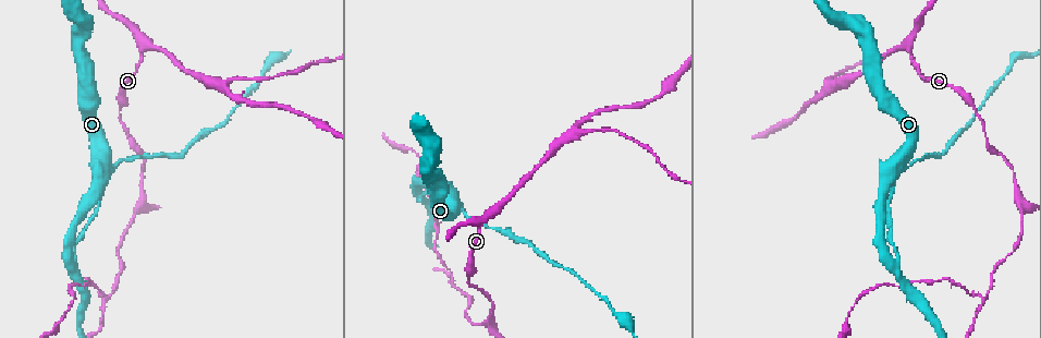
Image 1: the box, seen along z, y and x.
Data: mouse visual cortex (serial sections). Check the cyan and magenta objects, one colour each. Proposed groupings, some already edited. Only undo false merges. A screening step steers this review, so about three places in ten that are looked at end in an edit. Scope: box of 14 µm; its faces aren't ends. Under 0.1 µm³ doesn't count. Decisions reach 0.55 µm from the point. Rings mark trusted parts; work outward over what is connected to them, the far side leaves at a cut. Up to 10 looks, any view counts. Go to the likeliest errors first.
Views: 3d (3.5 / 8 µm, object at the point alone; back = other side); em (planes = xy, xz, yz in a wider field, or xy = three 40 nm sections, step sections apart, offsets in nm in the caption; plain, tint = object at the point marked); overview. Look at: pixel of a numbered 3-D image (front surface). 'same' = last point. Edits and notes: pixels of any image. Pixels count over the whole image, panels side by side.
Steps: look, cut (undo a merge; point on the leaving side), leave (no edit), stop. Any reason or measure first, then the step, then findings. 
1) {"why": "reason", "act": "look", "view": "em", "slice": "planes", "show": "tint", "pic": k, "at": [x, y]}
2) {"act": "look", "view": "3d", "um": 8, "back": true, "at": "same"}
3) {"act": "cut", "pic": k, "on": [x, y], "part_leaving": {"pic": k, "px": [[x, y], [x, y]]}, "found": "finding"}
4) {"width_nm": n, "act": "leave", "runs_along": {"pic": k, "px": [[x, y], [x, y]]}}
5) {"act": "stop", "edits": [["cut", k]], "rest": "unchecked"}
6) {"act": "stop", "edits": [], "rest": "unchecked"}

{"act": "look", "view": "3d", "um": 3.5, "pic": 1, "at": [491, 212]}

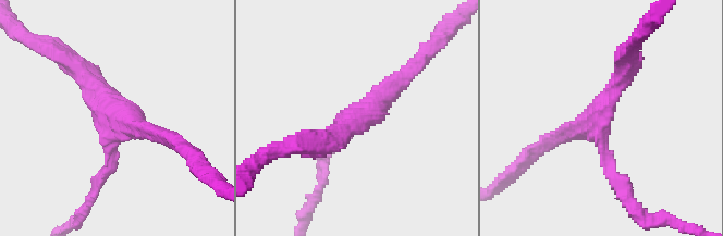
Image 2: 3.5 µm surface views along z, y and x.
{"act": "look", "view": "em", "slice": "planes", "show": "tint", "pic": 2, "at": [111, 133]}

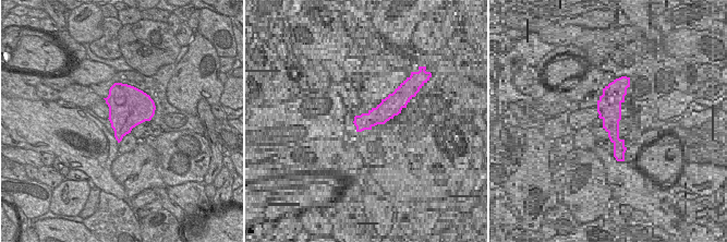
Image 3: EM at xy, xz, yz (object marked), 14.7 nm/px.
{"arms": 3, "arm_widths_nm": [150, 250, 250], "act": "leave", "runs_along": {"pic": 2, "px": [[337, 139], [411, 72]]}, "found": "all the same cell"}

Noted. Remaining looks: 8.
{"why": "side arm on a straight run", "act": "look", "view": "3d", "um": 3.5, "back": true, "pic": 1, "at": [571, 134]}

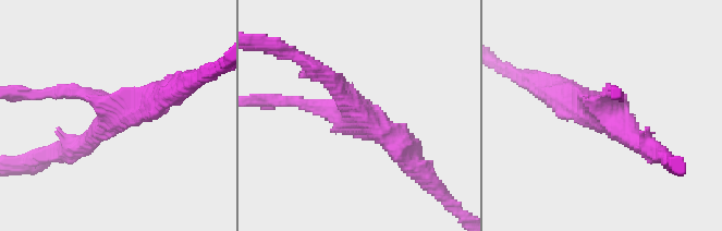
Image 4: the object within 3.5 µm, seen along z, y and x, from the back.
{"arms": 3, "arm_widths_nm": [200, 250, 400], "why": "need the tissue", "act": "look", "view": "em", "slice": "xy", "step": 1, "show": "tint", "pic": 4, "at": [109, 114]}

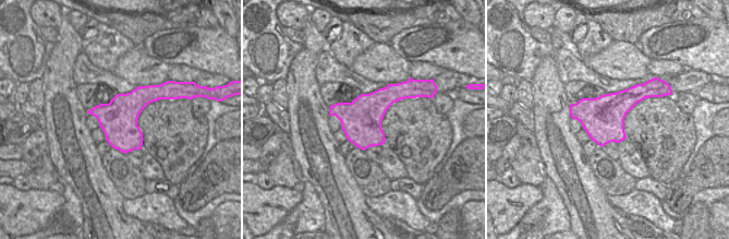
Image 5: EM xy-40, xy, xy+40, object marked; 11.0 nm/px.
{"act": "leave", "found": "continuous, no second cell"}

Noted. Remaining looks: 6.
{"why": "small branch off a trunk", "act": "look", "view": "3d", "um": 8, "pic": 1, "at": [903, 163]}

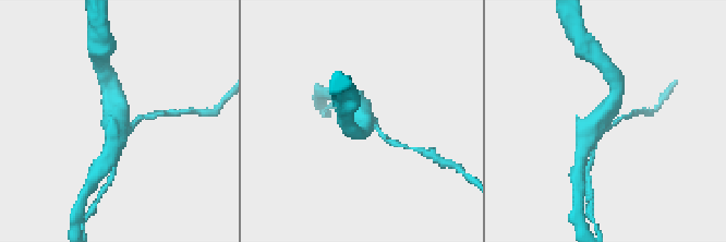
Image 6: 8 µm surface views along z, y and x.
{"why": "zoom in", "act": "look", "view": "3d", "um": 3.5, "pic": 6, "at": [118, 118]}

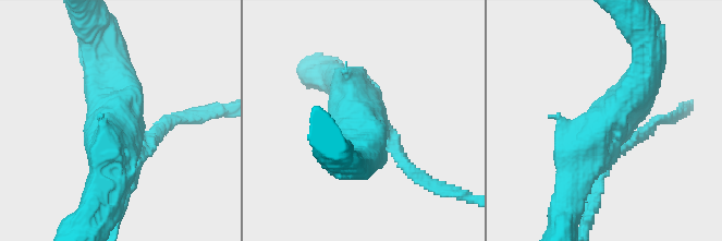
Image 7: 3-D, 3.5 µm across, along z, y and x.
{"arms": 3, "arm_widths_nm": [150, 450, 600], "why": "now the EM", "act": "look", "view": "em", "slice": "xy", "step": 2, "show": "tint", "pic": 7, "at": [126, 121]}

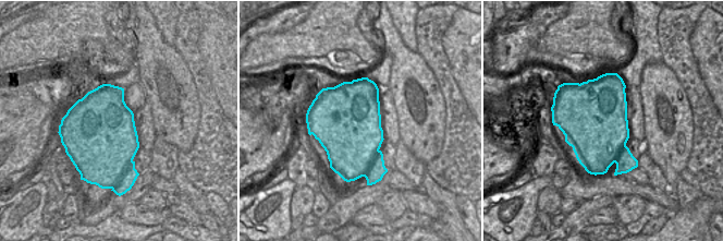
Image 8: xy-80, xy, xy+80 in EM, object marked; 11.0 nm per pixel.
{"act": "leave", "runs_along": {"pic": 7, "px": [[649, 62], [577, 176]]}, "found": "all the same cell"}

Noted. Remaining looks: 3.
{"why": "sudden change in width", "act": "look", "view": "3d", "um": 3.5, "pic": 1, "at": [467, 279]}

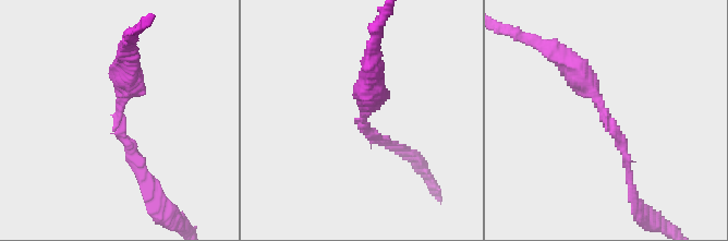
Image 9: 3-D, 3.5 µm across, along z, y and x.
{"arm_widths_nm": [150, 350], "why": "need the tissue", "act": "look", "view": "em", "slice": "xy", "step": 2, "show": "plain", "pic": 9, "at": [360, 118]}

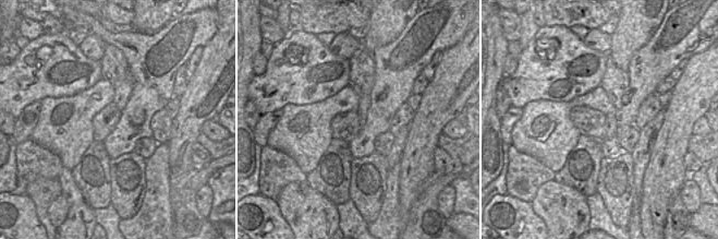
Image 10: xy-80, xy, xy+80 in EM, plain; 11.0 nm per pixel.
{"why": "with the object marked", "act": "look", "view": "em", "slice": "xy", "step": 2, "show": "tint", "at": "same"}

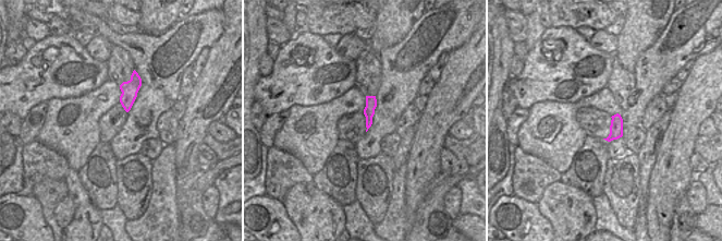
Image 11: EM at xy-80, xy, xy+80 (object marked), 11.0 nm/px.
{"act": "leave", "runs_along": {"pic": 9, "px": [[565, 62], [598, 99], [629, 180]]}, "found": "continuous, no second cell"}

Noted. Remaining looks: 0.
{"act": "stop", "edits": [], "rest": "unchecked"}

